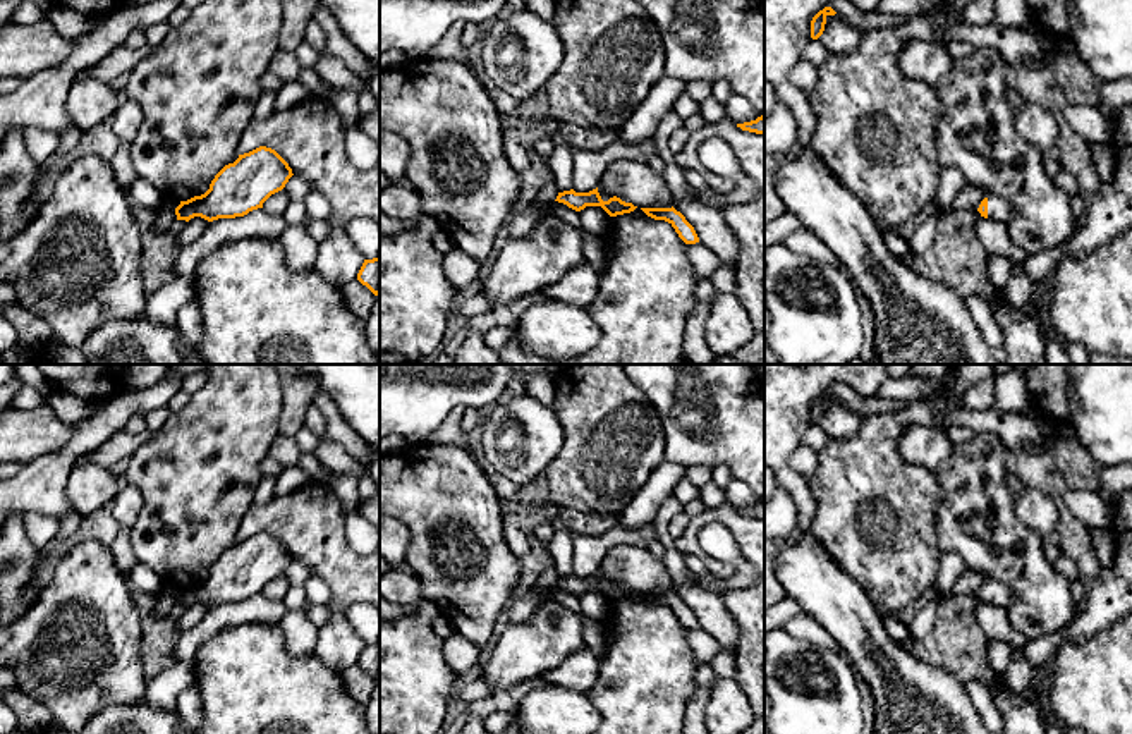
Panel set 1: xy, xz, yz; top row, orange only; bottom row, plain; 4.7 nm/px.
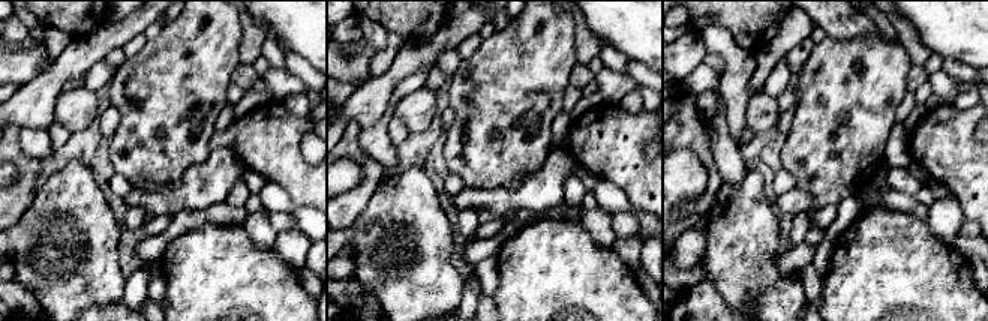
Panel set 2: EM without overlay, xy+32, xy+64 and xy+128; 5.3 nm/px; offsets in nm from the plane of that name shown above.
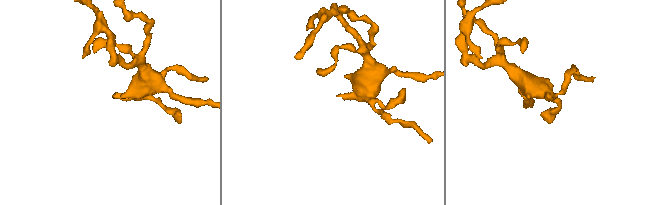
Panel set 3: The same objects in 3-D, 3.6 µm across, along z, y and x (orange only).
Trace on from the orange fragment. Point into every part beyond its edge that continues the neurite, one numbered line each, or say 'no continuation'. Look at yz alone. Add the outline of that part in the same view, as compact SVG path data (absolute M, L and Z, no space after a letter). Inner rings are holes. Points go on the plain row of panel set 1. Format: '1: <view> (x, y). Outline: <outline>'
1: yz (998, 593). Outline: M988 579L988 603L995 607L1007 609L1007 605L1013 600L1013 593L1005 583L996 579Z

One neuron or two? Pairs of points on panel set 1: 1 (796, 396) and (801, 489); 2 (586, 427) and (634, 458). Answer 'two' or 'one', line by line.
1: one
2: one

